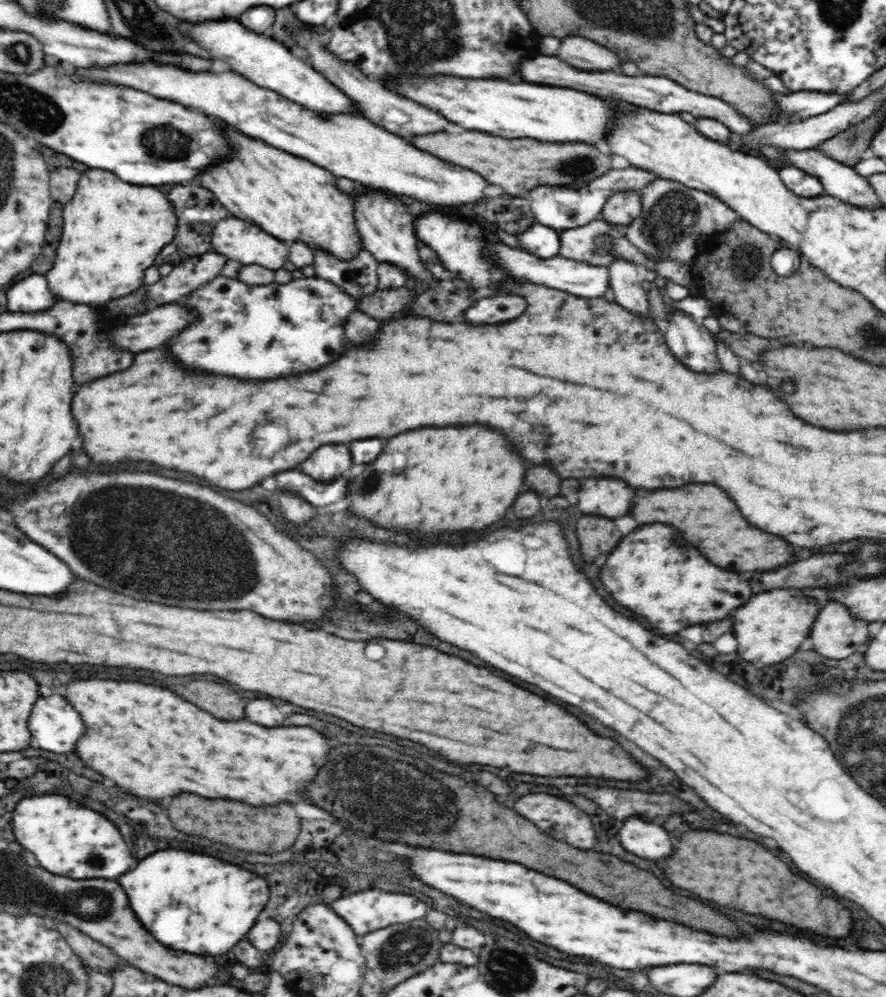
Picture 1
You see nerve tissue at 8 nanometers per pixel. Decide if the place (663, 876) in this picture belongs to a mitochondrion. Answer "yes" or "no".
no

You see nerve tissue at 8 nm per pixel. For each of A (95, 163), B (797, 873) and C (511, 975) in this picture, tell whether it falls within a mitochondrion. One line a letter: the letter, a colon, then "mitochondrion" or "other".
A: other
B: other
C: mitochondrion

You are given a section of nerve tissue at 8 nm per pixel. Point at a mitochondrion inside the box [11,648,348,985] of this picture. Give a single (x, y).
(95, 860)

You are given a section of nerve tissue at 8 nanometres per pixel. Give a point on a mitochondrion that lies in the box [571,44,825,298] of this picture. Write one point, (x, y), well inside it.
(672, 215)

